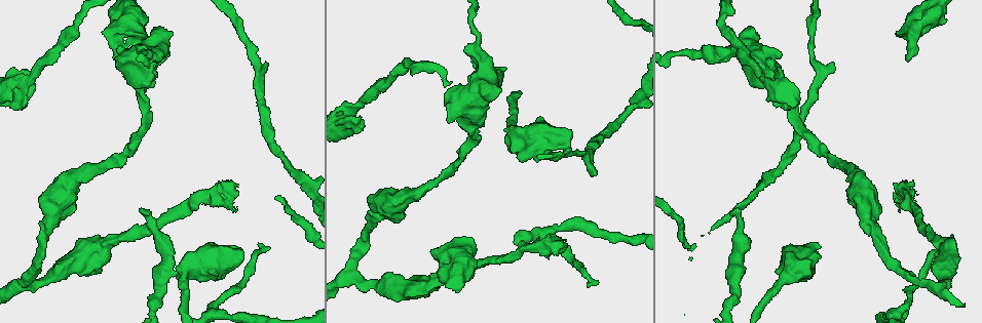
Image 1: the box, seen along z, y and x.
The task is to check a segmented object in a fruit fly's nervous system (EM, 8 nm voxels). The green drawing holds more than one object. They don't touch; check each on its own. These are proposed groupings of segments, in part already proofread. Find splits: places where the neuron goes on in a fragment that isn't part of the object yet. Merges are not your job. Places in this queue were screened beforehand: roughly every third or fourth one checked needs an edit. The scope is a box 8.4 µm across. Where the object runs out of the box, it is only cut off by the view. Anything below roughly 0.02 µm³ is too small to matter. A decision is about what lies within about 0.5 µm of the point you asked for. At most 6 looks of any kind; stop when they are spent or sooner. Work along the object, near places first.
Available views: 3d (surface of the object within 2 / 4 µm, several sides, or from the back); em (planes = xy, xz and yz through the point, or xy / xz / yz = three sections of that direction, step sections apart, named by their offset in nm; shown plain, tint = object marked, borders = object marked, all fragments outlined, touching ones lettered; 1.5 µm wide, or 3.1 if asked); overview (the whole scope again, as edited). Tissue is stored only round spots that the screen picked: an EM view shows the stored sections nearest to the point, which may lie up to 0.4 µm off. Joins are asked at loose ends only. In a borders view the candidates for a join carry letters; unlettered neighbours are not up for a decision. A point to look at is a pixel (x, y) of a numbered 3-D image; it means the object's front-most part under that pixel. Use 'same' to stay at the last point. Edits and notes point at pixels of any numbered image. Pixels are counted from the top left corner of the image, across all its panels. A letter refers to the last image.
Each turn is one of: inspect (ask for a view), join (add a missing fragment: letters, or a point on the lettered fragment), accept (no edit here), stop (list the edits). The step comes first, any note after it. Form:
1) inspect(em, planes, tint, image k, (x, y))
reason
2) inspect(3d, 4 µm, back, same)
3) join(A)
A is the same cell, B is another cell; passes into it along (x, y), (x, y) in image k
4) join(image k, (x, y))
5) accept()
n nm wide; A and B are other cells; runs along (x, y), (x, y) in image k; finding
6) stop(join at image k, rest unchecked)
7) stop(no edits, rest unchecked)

inspect(3d, 2 µm, image 1, (734, 213))
an open end

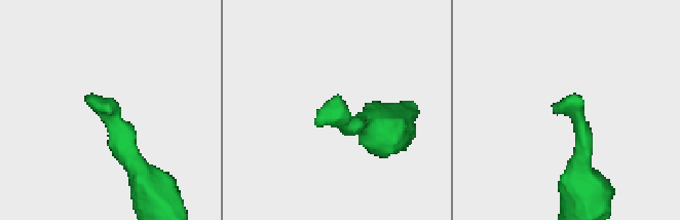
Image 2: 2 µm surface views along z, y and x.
inspect(em, planes, borders, image 2, (89, 104))
need the tissue

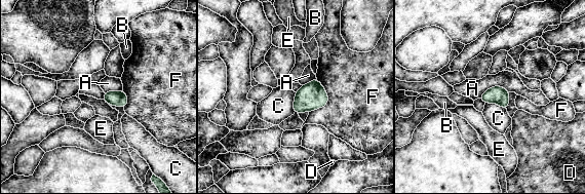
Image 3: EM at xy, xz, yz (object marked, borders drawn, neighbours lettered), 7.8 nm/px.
accept()
A, B, C, D, E and F are other cells; border along (296, 92), (293, 113) in image 3; no lettered fragment goes on from it

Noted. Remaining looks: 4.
inspect(em, xy, step 8, borders, image 1, (476, 262))
free end

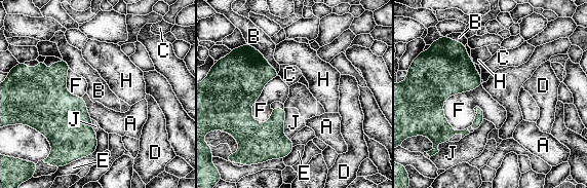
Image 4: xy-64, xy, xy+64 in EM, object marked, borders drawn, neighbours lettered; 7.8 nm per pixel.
inspect(em, planes, borders, same)
another direction

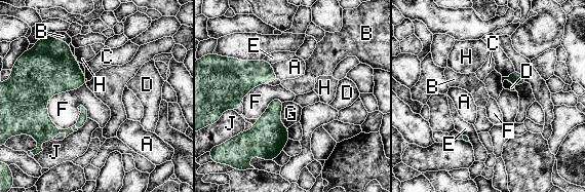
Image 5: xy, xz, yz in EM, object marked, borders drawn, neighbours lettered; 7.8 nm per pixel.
accept()
A, B, C, D, E, F, G, H and J are other cells; border along (502, 82), (507, 80), (514, 86) in image 5; no lettered fragment goes on from it

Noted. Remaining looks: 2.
inspect(3d, 2 µm, image 1, (902, 183))
branch stops here

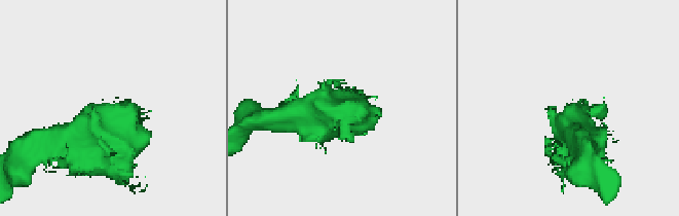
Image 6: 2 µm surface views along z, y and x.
inspect(em, planes, borders, image 6, (578, 111))
need the tissue

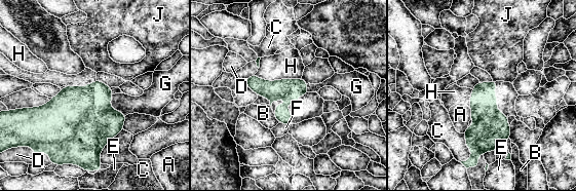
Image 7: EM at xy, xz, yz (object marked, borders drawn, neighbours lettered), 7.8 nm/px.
join(G)
G is the same cell, A, B, C, D, E, F, H and J are other cells; the neuron continues

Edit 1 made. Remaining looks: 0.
stop(join at image 7, rest unchecked)

